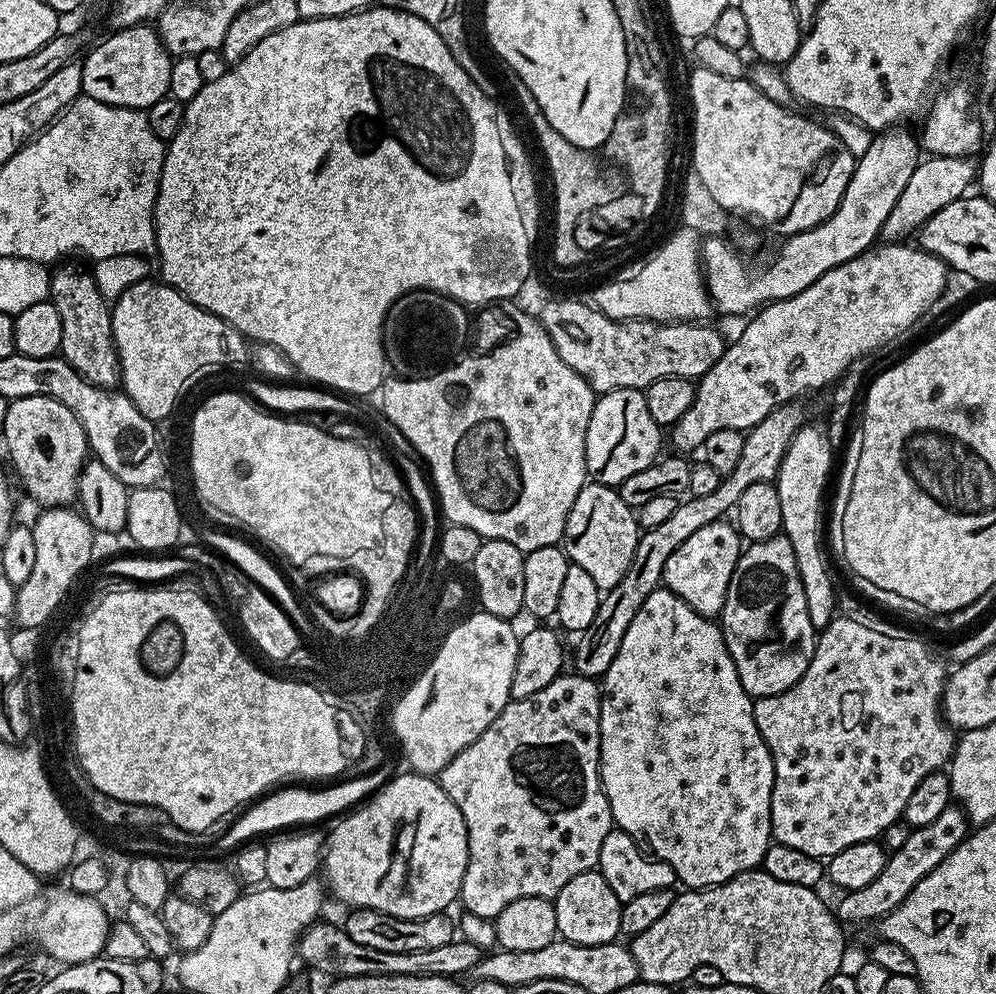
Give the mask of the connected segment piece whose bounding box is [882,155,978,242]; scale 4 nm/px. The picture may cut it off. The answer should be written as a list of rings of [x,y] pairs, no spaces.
[[[934,156],[921,159],[919,166],[910,174],[910,182],[906,182],[906,190],[894,202],[894,210],[890,210],[890,218],[884,223],[883,239],[888,242],[904,242],[908,235],[915,233],[926,221],[938,214],[942,206],[950,206],[958,197],[965,195],[968,188],[973,187],[978,176],[977,165],[966,156]]]

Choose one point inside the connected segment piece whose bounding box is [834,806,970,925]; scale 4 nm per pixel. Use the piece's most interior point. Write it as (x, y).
(928, 846)

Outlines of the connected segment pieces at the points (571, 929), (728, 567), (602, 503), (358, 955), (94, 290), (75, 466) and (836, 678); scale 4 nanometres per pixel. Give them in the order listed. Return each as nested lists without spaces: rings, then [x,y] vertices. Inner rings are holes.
[[[598,870],[570,878],[554,897],[556,931],[559,939],[569,940],[578,946],[602,946],[613,943],[620,936],[620,905],[622,901],[610,890],[606,878]]]
[[[723,519],[715,520],[710,526],[702,526],[702,530],[690,534],[690,538],[686,538],[670,558],[666,558],[664,567],[663,587],[678,594],[686,606],[709,618],[719,617],[724,609],[726,590],[742,551],[740,533],[731,523],[724,523]]]
[[[588,482],[574,498],[574,506],[570,506],[562,547],[571,563],[582,566],[601,590],[607,590],[622,582],[626,570],[630,570],[641,531],[637,513],[622,502],[615,487]]]
[[[317,922],[300,933],[298,956],[312,968],[325,972],[328,978],[341,976],[369,976],[370,974],[438,974],[439,976],[463,977],[470,974],[482,957],[482,950],[472,940],[454,938],[446,946],[437,946],[434,950],[374,950],[374,946],[361,946],[354,942],[343,927]]]
[[[76,262],[61,263],[50,276],[50,299],[62,318],[59,355],[82,378],[99,388],[112,390],[120,384],[120,359],[112,337],[112,309],[99,292],[93,273],[72,263]]]
[[[49,396],[18,398],[9,403],[2,428],[8,456],[25,490],[44,508],[71,505],[77,499],[80,472],[90,456],[88,439],[75,414]]]
[[[836,614],[819,633],[816,650],[812,653],[812,661],[806,674],[802,674],[802,678],[798,678],[798,682],[785,692],[773,696],[757,696],[753,699],[754,722],[758,726],[758,734],[762,734],[770,750],[774,766],[772,834],[775,843],[794,846],[794,850],[802,850],[802,854],[821,858],[831,857],[846,850],[846,846],[883,837],[886,826],[903,817],[906,801],[910,799],[910,794],[914,794],[918,782],[922,782],[926,774],[941,771],[951,761],[952,751],[956,748],[957,733],[948,727],[940,711],[940,700],[944,697],[946,679],[945,661],[941,660],[922,641],[915,640],[912,636],[891,636],[887,630],[870,630],[870,626],[862,626],[862,622],[854,622],[854,618]]]

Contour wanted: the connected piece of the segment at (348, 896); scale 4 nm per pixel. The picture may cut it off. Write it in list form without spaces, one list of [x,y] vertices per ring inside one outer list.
[[[411,770],[395,776],[333,823],[337,824],[326,836],[322,876],[324,872],[323,879],[331,899],[333,896],[349,904],[349,909],[369,908],[394,918],[417,920],[443,913],[452,903],[457,903],[462,878],[466,874],[468,835],[466,822],[462,822],[462,810],[450,802],[450,794],[442,790],[439,779]]]

